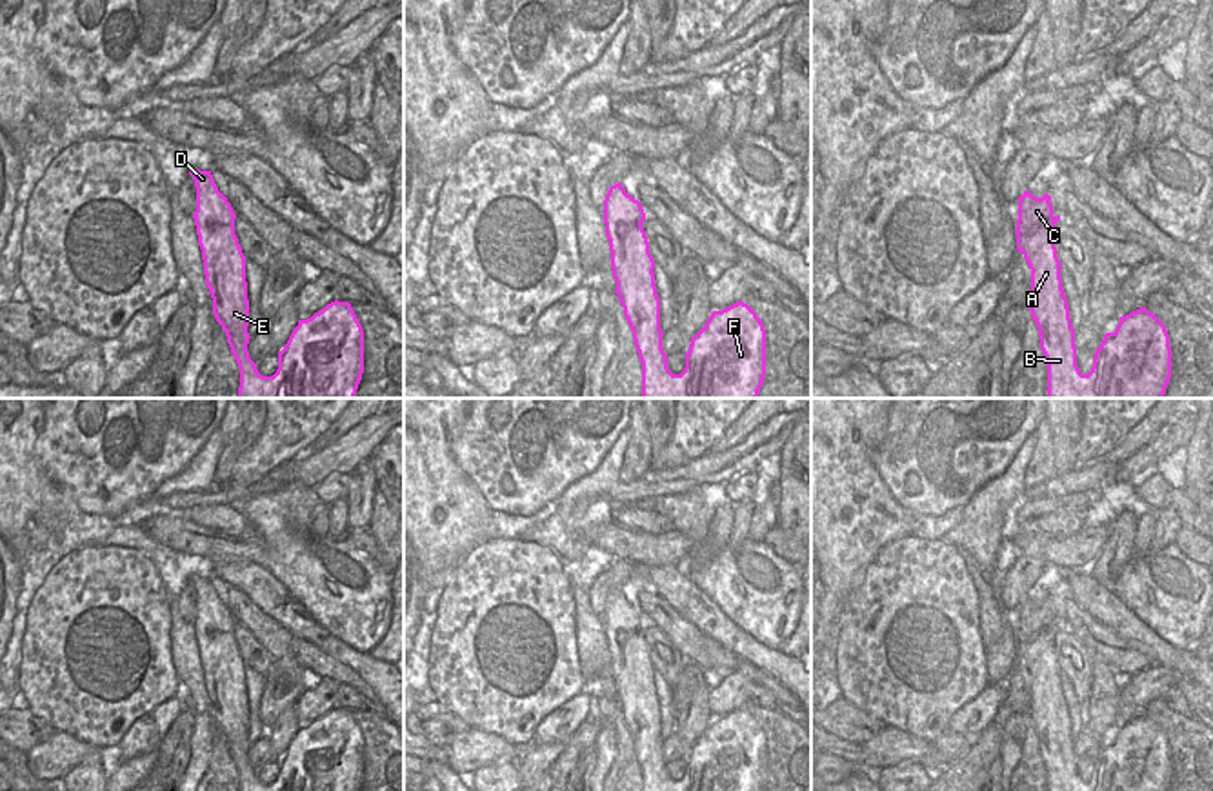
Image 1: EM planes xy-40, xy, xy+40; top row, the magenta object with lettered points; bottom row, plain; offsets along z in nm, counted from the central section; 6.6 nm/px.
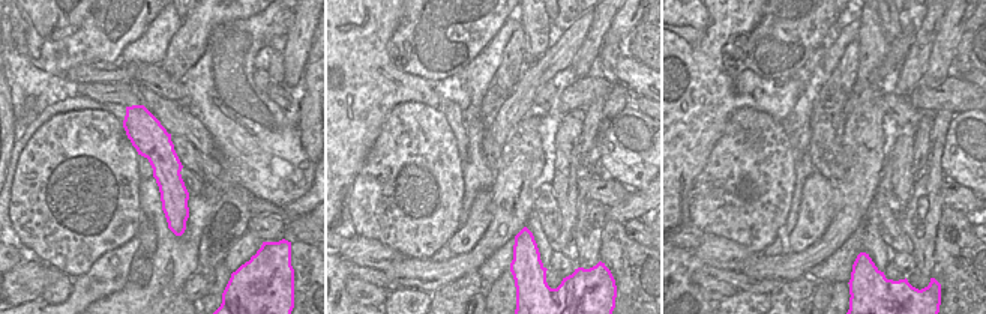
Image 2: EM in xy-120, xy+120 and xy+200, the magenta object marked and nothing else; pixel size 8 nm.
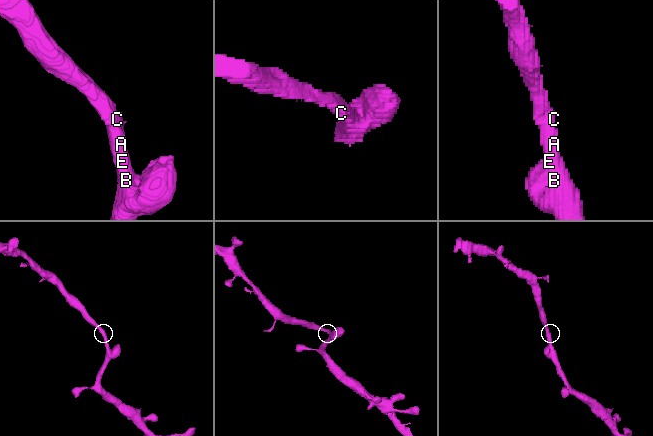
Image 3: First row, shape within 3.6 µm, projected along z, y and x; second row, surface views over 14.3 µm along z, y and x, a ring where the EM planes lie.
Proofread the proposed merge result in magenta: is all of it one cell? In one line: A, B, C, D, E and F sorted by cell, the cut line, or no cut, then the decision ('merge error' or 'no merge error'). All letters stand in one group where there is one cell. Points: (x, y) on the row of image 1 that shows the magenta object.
groups A B C D E F; cut none; no merge error

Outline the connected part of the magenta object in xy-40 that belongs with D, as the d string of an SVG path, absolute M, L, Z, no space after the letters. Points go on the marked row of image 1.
M193 169L196 211L193 215L202 249L206 285L213 298L213 315L227 336L240 369L238 398L355 398L364 373L364 331L349 302L331 302L307 320L298 320L287 344L278 353L278 369L262 376L249 358L249 300L246 256L235 235L235 211L218 191L211 171Z

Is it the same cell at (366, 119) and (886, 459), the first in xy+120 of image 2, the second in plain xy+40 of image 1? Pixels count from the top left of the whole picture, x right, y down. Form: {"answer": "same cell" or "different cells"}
{"answer": "different cells"}

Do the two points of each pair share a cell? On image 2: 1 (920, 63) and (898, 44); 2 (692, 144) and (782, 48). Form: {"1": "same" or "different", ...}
{"1": "different", "2": "different"}

